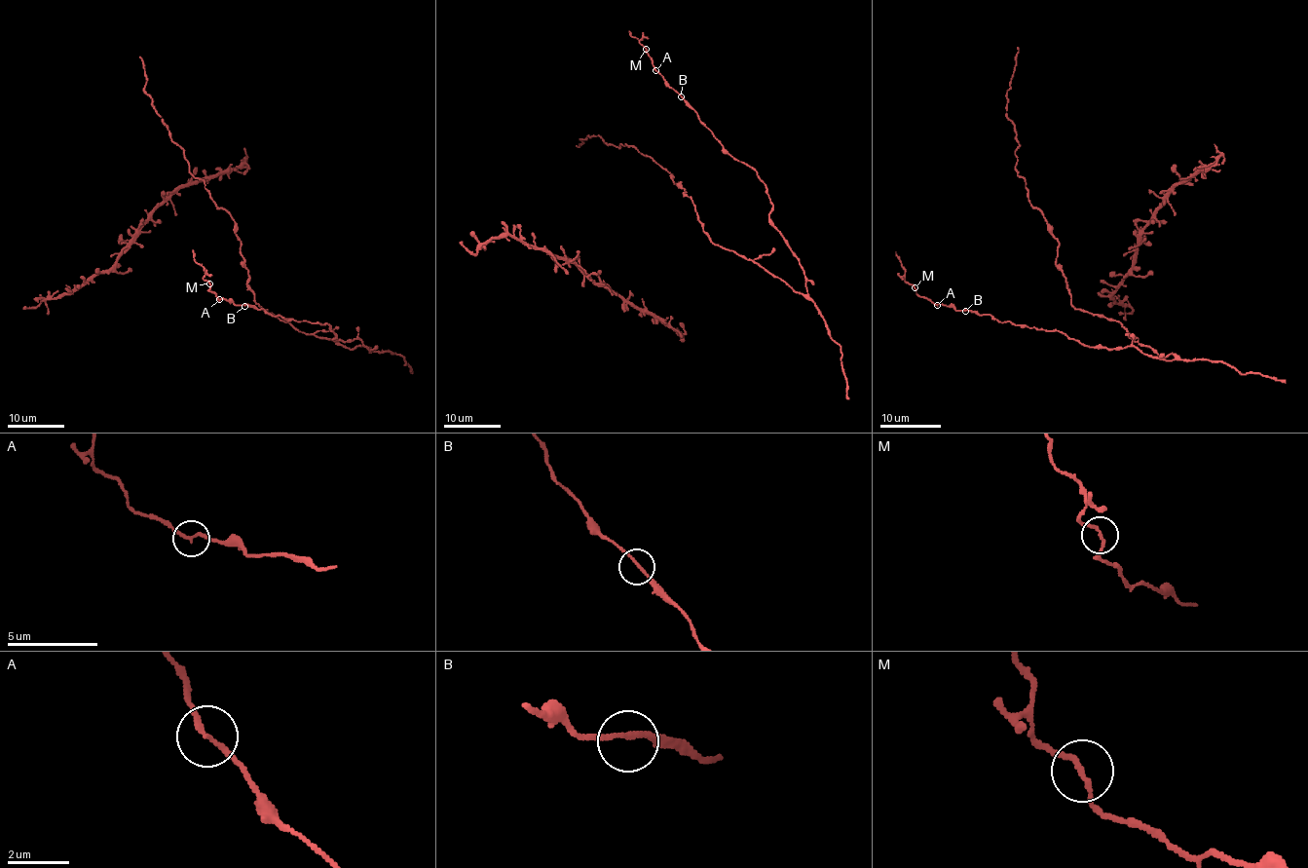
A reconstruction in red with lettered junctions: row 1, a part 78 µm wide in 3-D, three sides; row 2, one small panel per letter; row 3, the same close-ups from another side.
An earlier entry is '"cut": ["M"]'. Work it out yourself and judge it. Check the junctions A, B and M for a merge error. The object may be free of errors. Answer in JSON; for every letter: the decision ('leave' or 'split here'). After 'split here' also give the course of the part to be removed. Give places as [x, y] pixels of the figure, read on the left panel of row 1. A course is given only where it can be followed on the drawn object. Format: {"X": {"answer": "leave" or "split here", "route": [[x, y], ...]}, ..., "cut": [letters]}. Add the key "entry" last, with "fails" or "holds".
{"A": {"answer": "leave"}, "B": {"answer": "leave"}, "M": {"answer": "leave"}, "cut": [], "entry": "fails"}

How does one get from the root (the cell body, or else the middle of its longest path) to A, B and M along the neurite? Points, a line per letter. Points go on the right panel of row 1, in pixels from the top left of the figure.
A: (1132, 338), (1174, 358), (1153, 358), (1133, 346), (1085, 346), (1058, 331), (938, 305)
B: (1132, 338), (1174, 358), (1153, 358), (1133, 346), (1085, 346), (1058, 331), (965, 311)
M: (1132, 338), (1174, 358), (1153, 358), (1133, 346), (1085, 346), (1058, 331), (933, 304), (915, 286)

